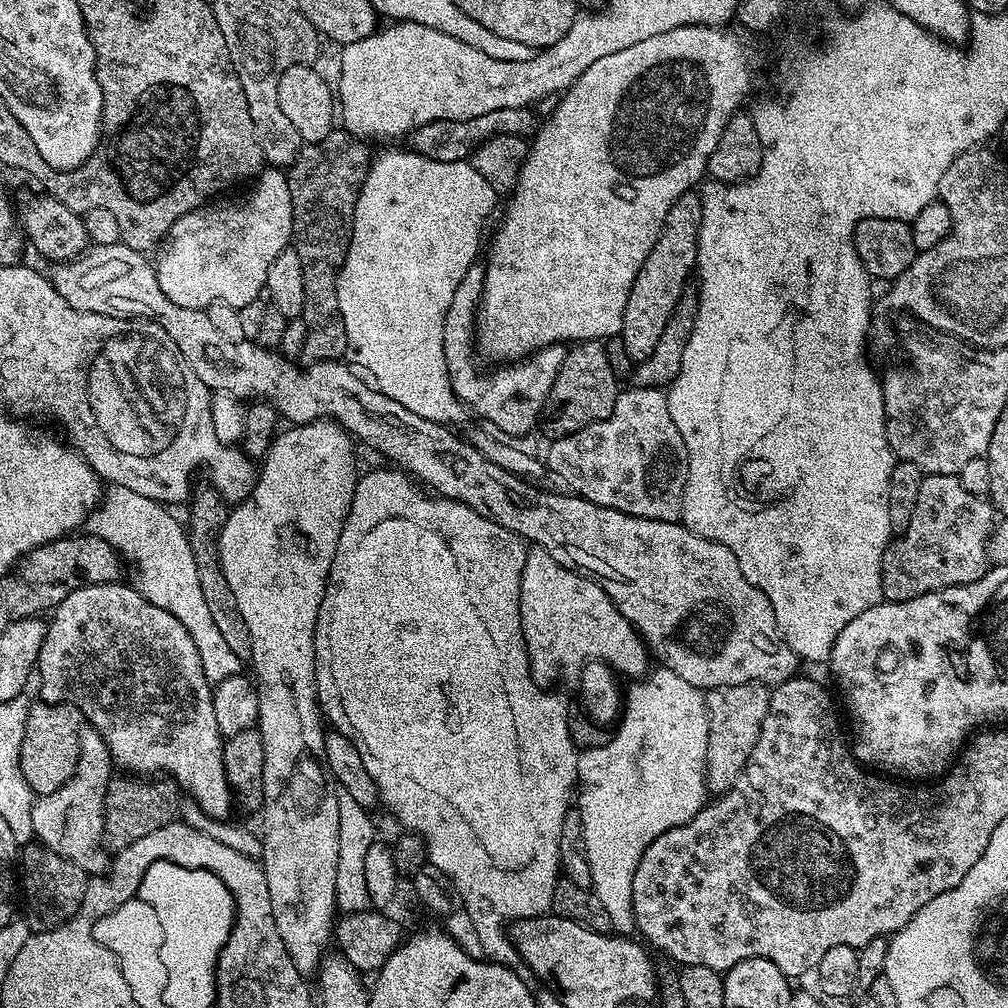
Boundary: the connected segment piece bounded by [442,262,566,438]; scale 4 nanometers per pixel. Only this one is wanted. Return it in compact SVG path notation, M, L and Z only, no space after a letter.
M477 262L470 266L470 270L466 270L466 274L462 274L462 282L458 282L454 298L450 298L442 326L442 354L446 354L450 386L457 400L465 409L470 410L471 415L473 412L474 415L481 416L485 425L510 437L521 438L535 424L537 427L541 423L544 407L554 386L554 378L558 378L558 370L562 370L566 348L563 344L551 344L522 360L497 367L500 368L497 372L483 372L476 347L476 313L483 289L484 264Z

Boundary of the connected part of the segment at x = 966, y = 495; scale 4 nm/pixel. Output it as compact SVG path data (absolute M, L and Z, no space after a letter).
M925 475L910 526L889 543L882 558L884 600L909 600L982 578L990 567L988 539L998 513L991 500L970 494L959 475Z

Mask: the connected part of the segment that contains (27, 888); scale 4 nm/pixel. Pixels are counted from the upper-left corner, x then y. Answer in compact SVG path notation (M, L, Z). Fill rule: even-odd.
M29 842L18 852L18 888L24 891L24 915L32 932L54 930L65 924L82 906L82 898L86 894L89 882L88 873L74 862L62 858L45 844Z

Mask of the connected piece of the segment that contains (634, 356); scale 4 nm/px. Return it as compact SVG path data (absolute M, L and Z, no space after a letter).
M695 191L682 194L682 198L670 206L670 214L666 214L666 222L662 222L658 242L654 242L654 250L650 250L646 262L642 262L642 270L638 270L638 278L634 278L630 298L626 298L626 314L622 318L619 339L624 340L624 352L632 362L645 360L654 354L654 346L658 346L658 338L662 338L666 322L670 322L670 314L674 314L680 296L689 287L688 275L697 271L701 226L702 202L699 195Z

